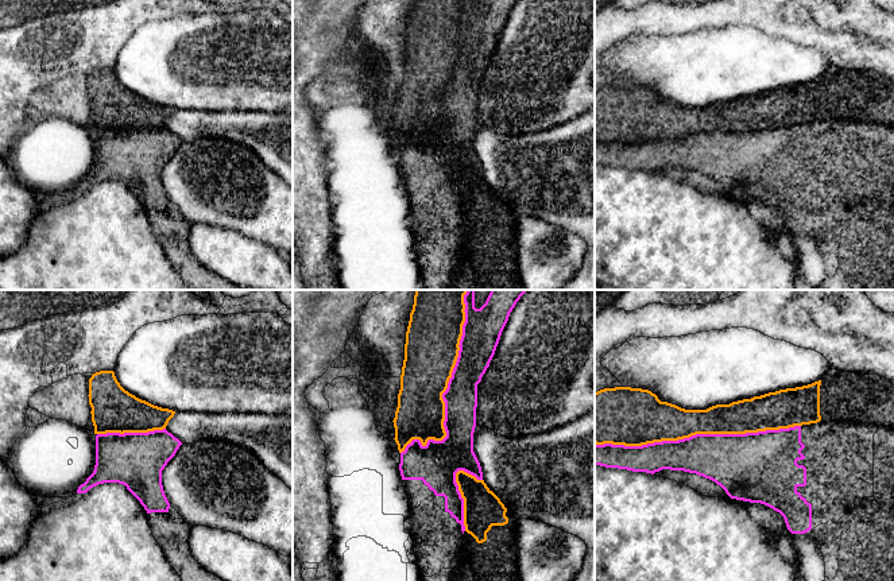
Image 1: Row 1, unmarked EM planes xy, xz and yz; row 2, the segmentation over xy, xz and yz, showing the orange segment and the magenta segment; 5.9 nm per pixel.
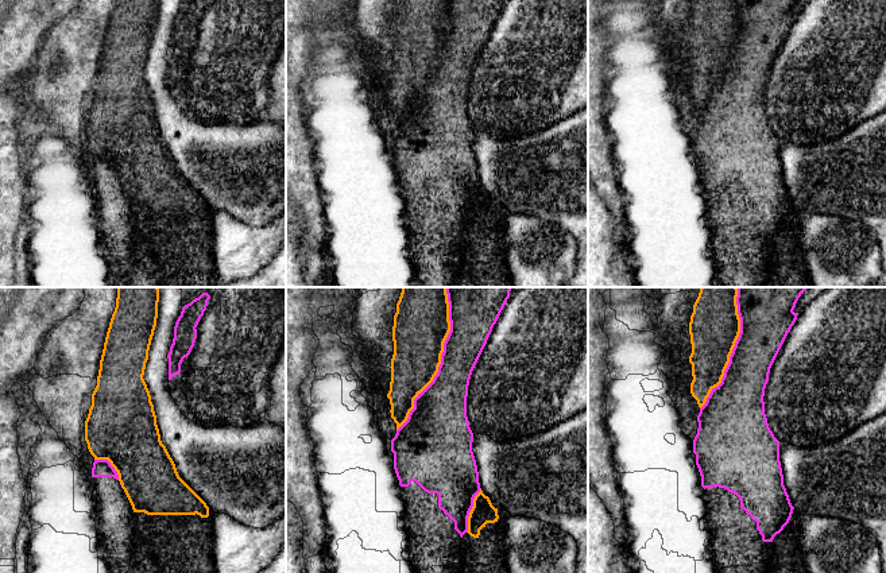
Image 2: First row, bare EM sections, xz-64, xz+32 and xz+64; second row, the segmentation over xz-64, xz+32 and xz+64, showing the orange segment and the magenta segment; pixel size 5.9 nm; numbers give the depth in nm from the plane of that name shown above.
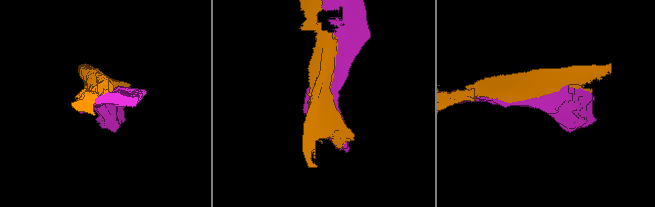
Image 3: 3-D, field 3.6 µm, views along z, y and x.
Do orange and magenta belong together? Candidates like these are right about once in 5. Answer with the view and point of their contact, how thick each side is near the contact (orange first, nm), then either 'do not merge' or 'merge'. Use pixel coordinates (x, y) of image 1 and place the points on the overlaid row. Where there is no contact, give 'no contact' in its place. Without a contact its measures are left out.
meets orange in yz at (697, 433); 240 nm thick on the orange side, 320 nm on the other; do not merge

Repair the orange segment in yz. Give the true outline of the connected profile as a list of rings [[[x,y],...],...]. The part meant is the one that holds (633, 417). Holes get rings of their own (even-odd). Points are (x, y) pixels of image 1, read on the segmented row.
[[[829,369],[818,381],[808,386],[716,404],[707,410],[685,410],[661,402],[655,394],[642,388],[615,387],[595,392],[596,445],[642,446],[696,434],[746,434],[835,421],[894,429],[894,380],[879,375]]]

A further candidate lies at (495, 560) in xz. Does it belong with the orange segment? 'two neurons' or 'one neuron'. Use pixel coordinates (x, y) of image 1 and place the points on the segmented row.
one neuron

